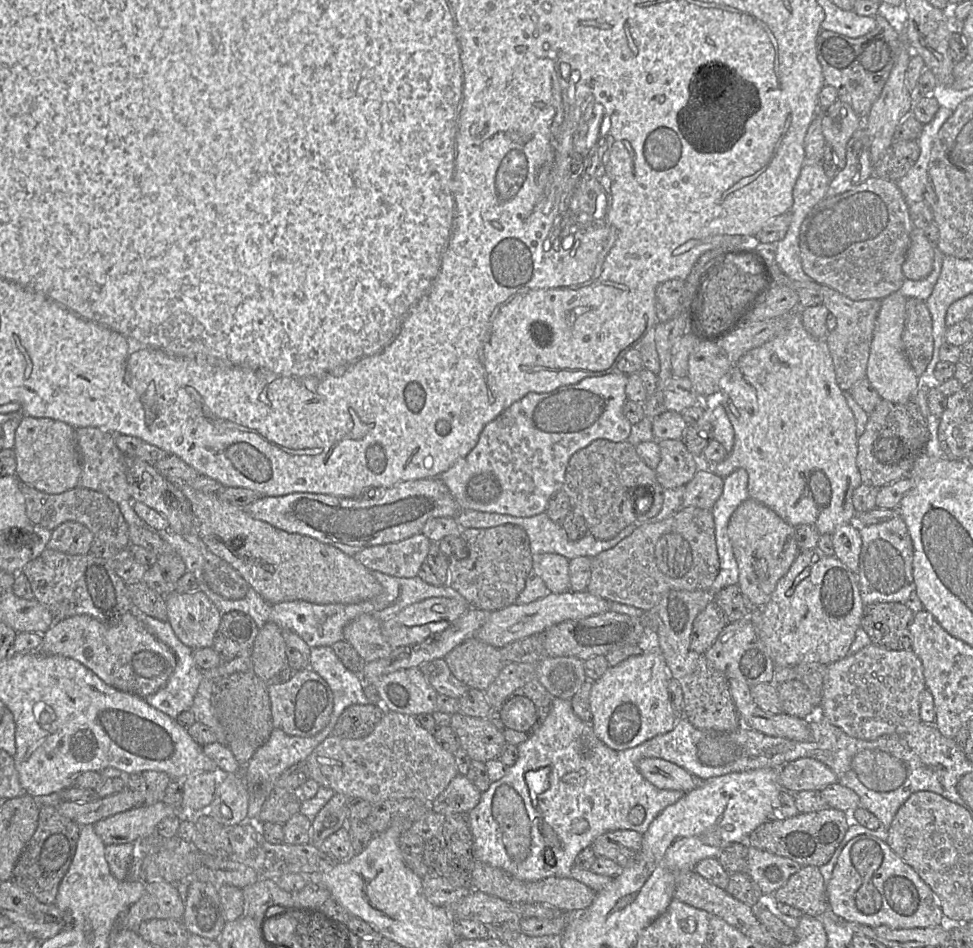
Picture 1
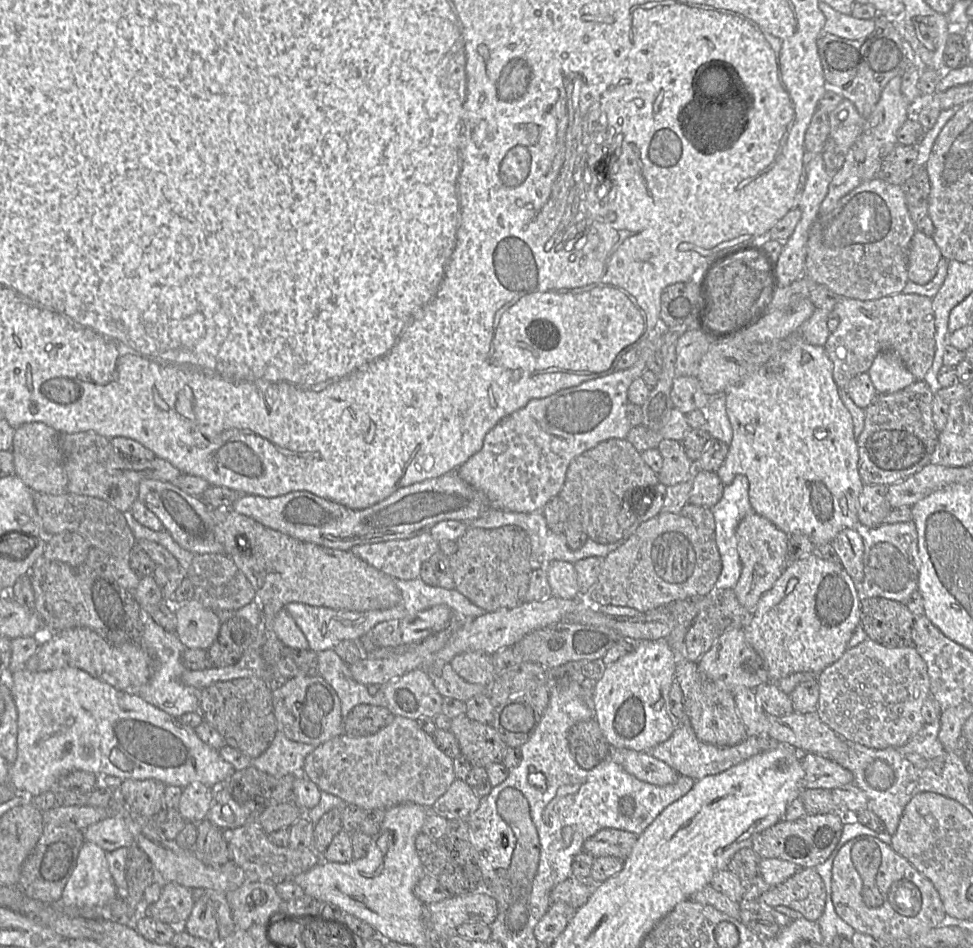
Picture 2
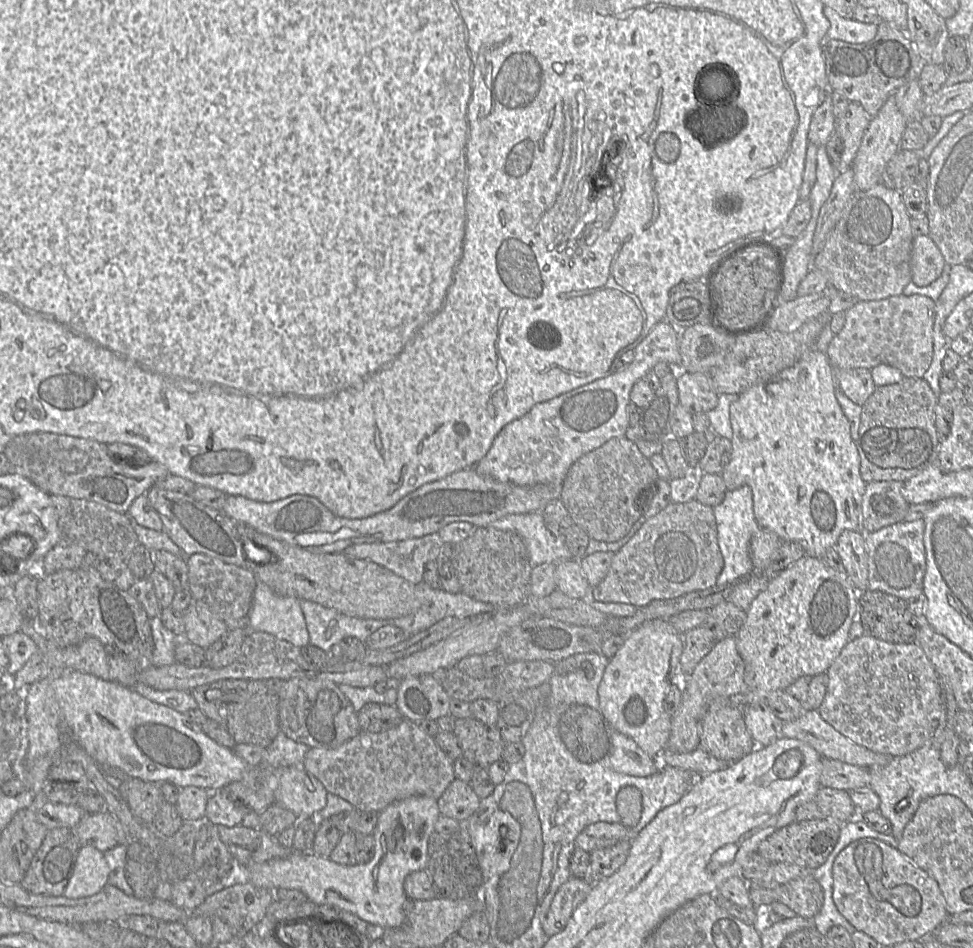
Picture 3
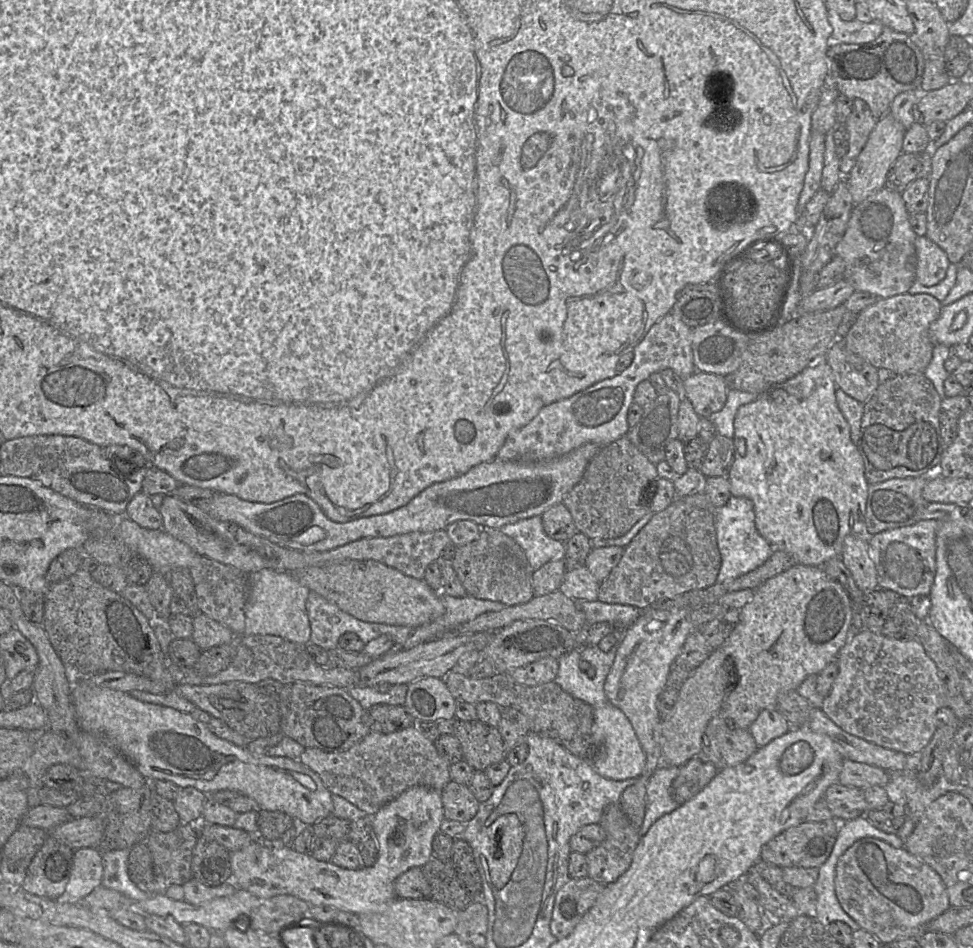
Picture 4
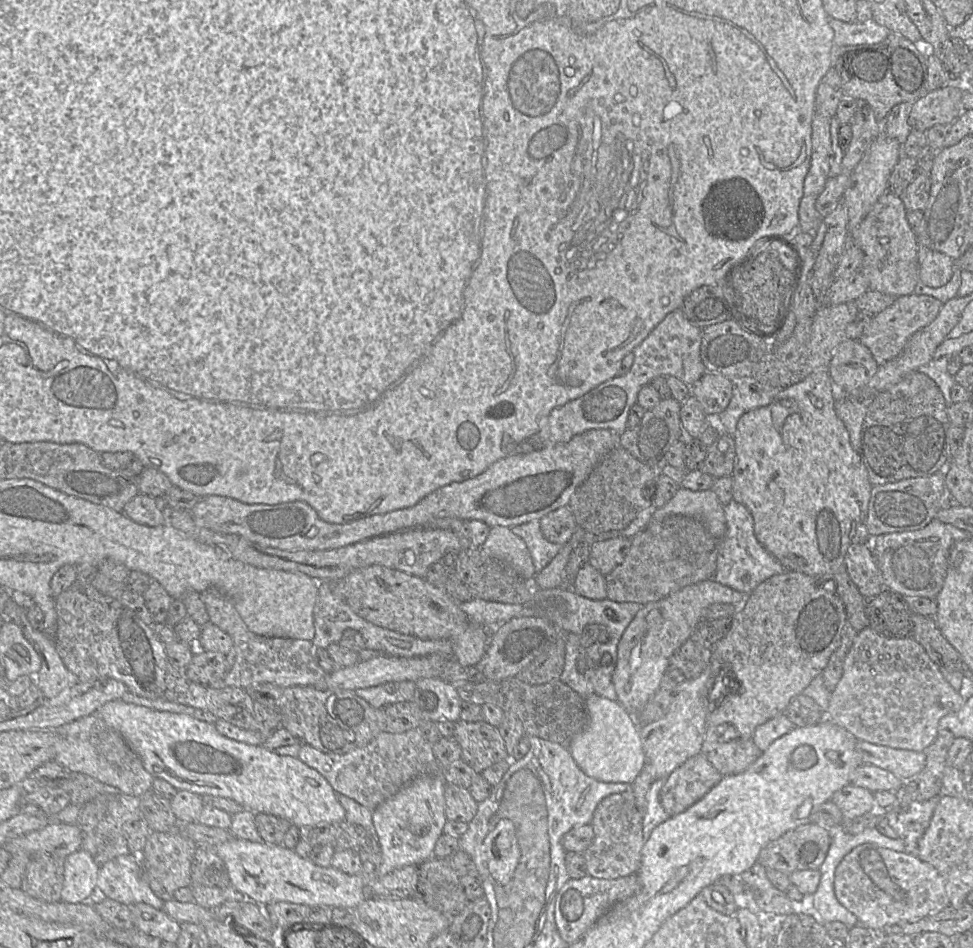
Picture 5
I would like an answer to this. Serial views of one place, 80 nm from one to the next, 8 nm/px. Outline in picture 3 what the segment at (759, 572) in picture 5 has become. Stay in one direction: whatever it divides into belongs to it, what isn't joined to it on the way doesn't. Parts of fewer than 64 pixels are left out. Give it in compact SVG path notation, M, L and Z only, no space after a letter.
M742 485L734 490L727 490L721 503L713 507L717 525L717 541L724 565L716 585L735 584L745 578L753 568L749 553L752 535L761 528L754 517L752 490L748 485Z

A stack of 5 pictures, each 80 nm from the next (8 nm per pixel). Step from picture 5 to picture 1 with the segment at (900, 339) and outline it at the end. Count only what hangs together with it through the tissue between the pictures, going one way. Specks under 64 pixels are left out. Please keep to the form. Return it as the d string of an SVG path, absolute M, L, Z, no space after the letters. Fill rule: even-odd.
M822 285L822 295L822 304L837 320L835 329L828 332L825 338L833 360L836 380L841 390L849 392L867 375L870 349L881 302L880 299L852 300L826 285ZM907 298L902 335L903 350L916 375L921 377L930 363L933 350L933 322L925 301Z

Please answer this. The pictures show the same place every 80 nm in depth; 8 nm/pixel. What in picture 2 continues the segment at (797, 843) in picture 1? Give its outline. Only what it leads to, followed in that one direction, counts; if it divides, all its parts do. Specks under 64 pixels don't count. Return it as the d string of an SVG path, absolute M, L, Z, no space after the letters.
M826 813L805 815L796 820L781 820L759 833L752 849L761 859L777 858L798 864L802 868L813 868L824 863L838 844L844 826L844 815L848 813Z

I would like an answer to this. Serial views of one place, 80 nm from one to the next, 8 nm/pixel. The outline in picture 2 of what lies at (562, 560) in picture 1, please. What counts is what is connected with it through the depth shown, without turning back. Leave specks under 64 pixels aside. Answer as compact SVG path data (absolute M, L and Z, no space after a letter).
M553 560L545 565L552 595L563 599L580 597L574 564Z

